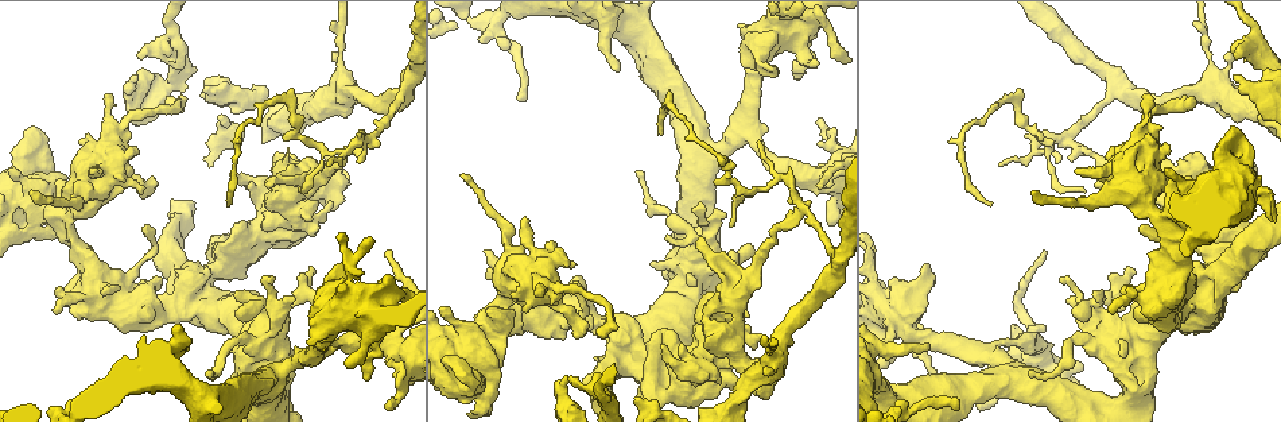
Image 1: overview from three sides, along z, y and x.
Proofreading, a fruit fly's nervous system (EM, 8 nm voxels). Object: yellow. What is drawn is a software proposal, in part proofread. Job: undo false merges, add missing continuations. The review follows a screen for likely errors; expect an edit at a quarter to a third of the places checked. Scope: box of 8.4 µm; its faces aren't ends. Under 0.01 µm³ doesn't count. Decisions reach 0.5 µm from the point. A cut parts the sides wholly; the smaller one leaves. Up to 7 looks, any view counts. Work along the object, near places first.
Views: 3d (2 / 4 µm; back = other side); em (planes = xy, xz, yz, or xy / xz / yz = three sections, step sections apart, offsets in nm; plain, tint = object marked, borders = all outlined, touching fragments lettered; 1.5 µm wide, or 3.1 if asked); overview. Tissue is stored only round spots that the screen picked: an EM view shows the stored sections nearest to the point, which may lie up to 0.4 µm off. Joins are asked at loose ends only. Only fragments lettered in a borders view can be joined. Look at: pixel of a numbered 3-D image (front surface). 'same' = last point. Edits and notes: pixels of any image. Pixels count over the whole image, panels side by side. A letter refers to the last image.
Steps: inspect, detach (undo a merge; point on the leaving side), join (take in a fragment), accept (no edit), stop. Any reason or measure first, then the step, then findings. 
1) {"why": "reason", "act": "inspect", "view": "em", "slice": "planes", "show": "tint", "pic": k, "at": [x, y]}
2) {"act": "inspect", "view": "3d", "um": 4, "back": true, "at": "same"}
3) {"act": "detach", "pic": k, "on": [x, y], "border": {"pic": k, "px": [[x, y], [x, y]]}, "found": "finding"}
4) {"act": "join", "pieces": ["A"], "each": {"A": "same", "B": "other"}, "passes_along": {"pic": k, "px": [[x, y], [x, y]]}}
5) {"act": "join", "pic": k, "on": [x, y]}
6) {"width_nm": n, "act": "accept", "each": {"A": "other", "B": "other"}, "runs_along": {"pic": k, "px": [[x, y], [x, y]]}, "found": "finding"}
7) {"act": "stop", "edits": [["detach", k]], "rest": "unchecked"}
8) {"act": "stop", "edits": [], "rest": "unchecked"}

{"why": "sharp bend", "act": "inspect", "view": "3d", "um": 2, "pic": 1, "at": [1073, 147]}

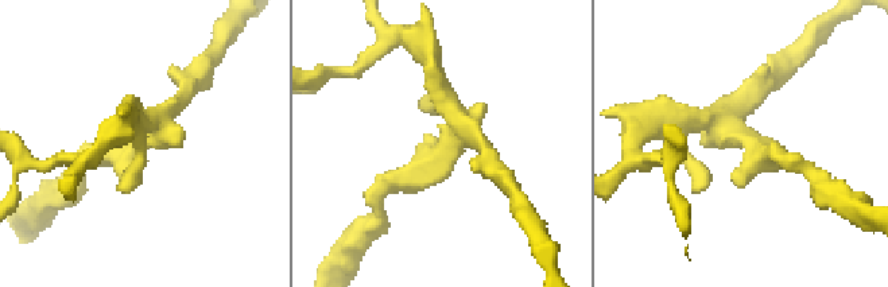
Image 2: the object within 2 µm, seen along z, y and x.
{"arms": 3, "act": "inspect", "view": "em", "slice": "xy", "step": 8, "show": "borders", "pic": 2, "at": [753, 143]}

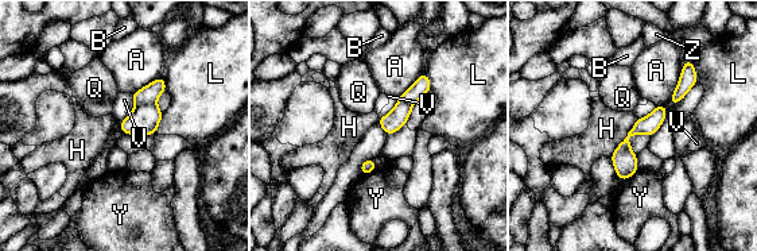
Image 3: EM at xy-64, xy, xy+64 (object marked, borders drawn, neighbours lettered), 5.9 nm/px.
{"act": "detach", "pic": 3, "on": [150, 93], "each": {"A": "other", "B": "other", "H": "other", "L": "other", "Q": "other", "V": "other", "Y": "other", "Z": "other"}, "found": "two neurons meet here"}

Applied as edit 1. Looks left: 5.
{"why": "abrupt turn", "act": "inspect", "view": "3d", "um": 4, "pic": 1, "at": [1259, 200]}

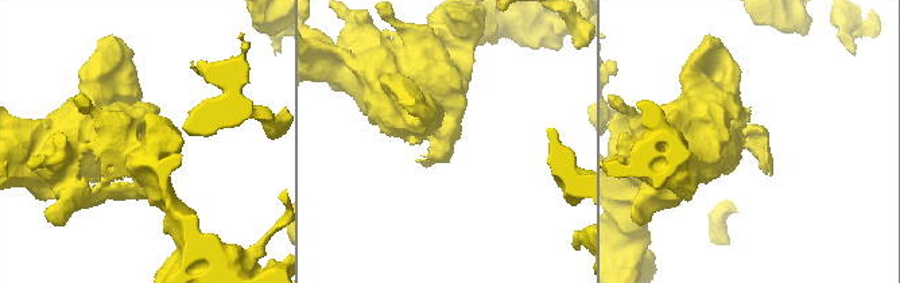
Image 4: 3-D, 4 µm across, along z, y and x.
{"why": "now the EM", "act": "inspect", "view": "em", "slice": "planes", "show": "borders", "pic": 4, "at": [747, 139]}

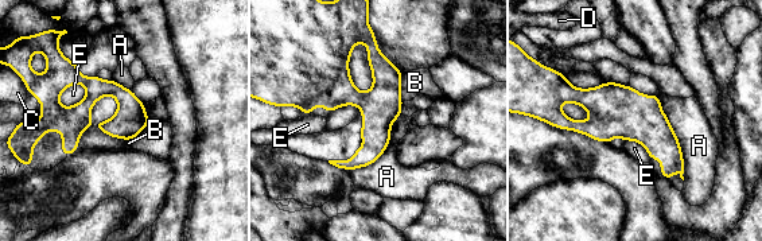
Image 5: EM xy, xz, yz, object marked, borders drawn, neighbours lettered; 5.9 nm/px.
{"width_nm": 190, "act": "accept", "each": {"A": "other", "B": "other", "C": "other", "D": "other", "E": "other"}, "runs_along": {"pic": 5, "px": [[556, 113], [580, 127], [640, 127], [680, 170]]}, "found": "one neuron here"}

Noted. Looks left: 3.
{"act": "stop", "edits": [["detach", 3]], "rest": "unchecked"}

